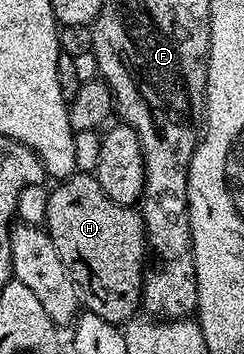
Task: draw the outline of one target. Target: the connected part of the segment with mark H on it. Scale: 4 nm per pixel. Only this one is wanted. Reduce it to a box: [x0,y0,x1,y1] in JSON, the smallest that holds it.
[43,172,147,327]

